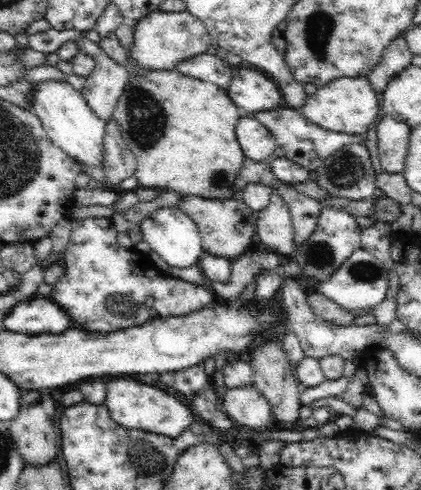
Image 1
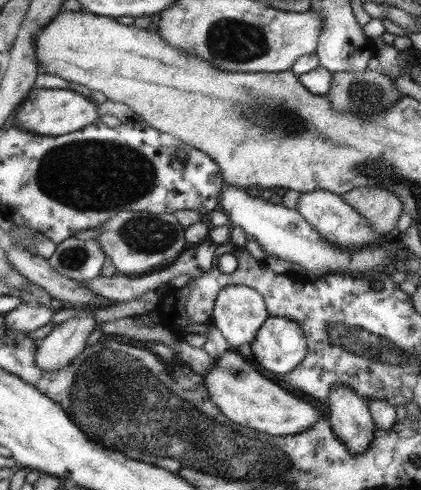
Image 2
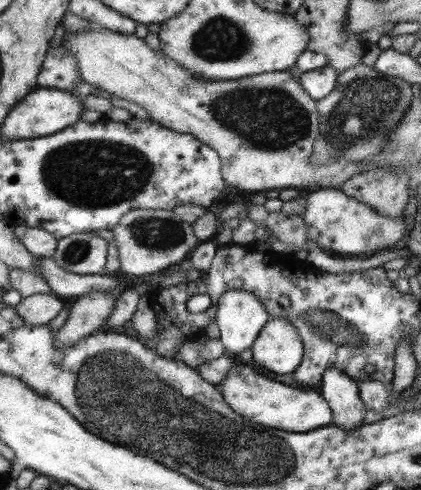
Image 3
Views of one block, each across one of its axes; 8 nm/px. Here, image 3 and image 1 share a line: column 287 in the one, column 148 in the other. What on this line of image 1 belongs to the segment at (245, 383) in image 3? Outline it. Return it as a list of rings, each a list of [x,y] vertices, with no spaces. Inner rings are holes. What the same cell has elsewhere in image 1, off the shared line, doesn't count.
[[[116,378],[106,382],[104,408],[108,408],[108,416],[112,418],[112,422],[116,422],[128,432],[142,430],[142,432],[168,436],[168,438],[178,438],[180,434],[184,434],[184,430],[188,430],[188,426],[192,426],[192,410],[188,410],[184,404],[180,404],[172,396],[152,386],[138,384],[134,380]]]

